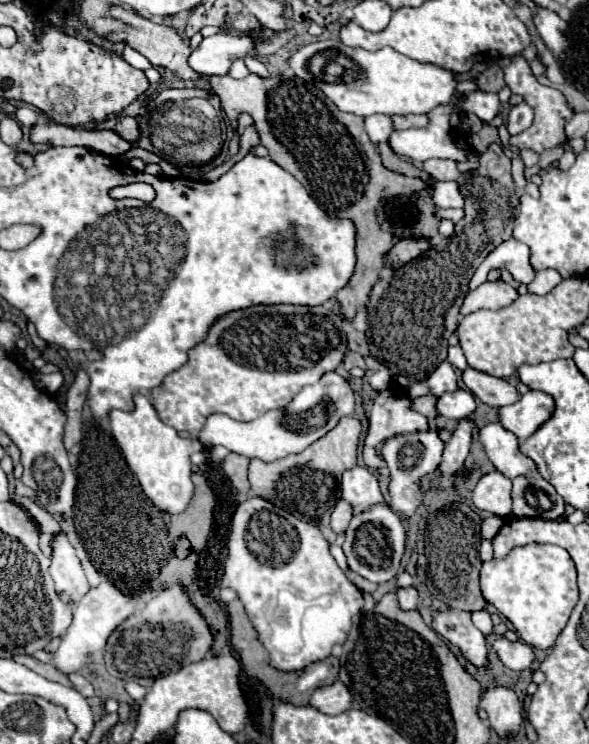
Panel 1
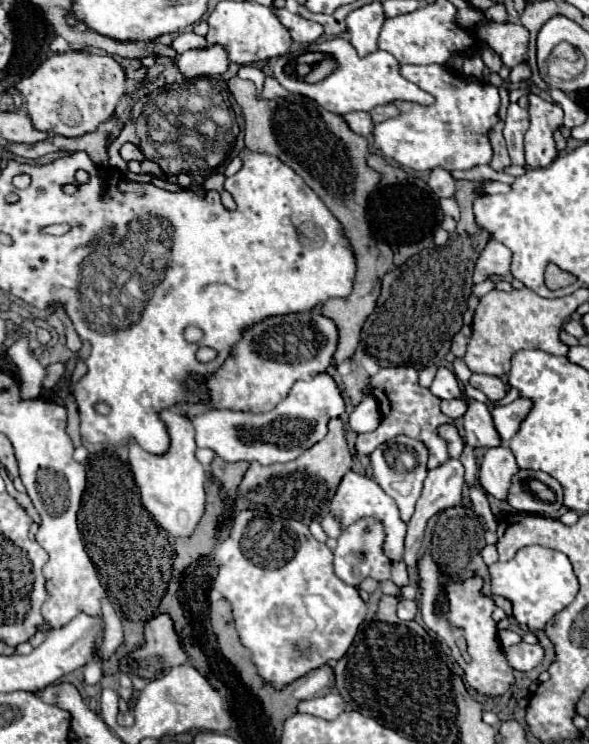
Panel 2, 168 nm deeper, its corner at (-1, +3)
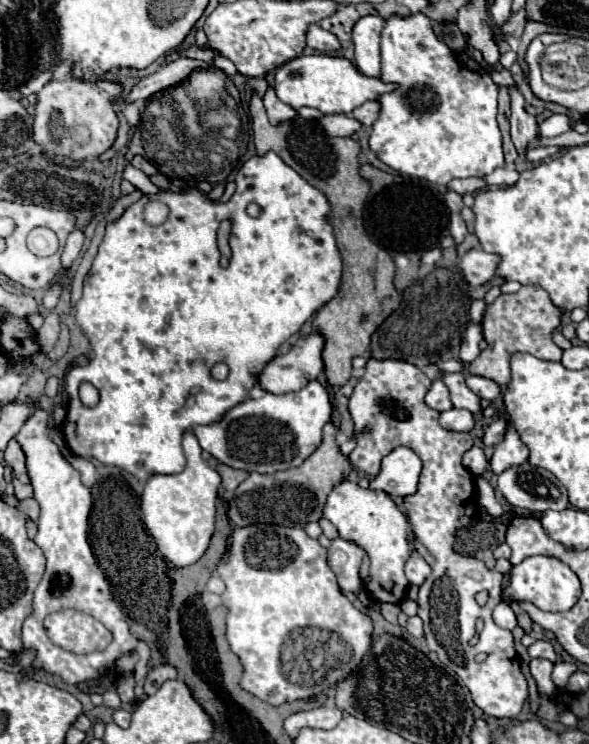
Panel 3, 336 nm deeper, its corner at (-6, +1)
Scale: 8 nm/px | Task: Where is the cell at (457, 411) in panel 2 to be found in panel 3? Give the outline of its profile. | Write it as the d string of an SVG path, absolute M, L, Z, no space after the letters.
M448 409L440 413L440 425L452 431L470 431L474 427L474 415L466 409Z

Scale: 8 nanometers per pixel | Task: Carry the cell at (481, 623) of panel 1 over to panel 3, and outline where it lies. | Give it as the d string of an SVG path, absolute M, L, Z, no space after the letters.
M504 601L494 609L494 621L496 621L500 627L504 627L504 629L514 629L514 627L516 627L516 617L514 617L510 605L504 603Z

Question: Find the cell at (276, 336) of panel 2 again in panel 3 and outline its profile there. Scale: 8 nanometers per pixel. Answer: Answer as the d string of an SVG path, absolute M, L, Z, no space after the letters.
M312 331L310 335L294 335L290 339L290 347L286 351L280 351L274 359L270 359L264 369L258 375L258 385L274 395L286 395L300 391L306 387L312 379L316 379L324 371L324 361L322 361L322 349L324 349L324 337L318 331Z

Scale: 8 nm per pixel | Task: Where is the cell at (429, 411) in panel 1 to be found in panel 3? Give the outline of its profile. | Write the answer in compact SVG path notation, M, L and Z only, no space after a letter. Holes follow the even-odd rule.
M370 359L366 363L362 379L354 387L354 393L350 395L350 413L354 419L354 431L358 433L358 445L350 453L350 461L352 461L354 469L360 469L360 471L368 473L370 477L374 477L374 473L378 473L378 469L380 469L380 459L398 445L406 445L420 455L424 467L420 473L418 493L414 497L406 497L404 505L408 511L408 521L414 531L412 545L424 557L424 561L432 567L432 573L420 585L420 597L418 597L418 615L424 621L424 635L426 635L428 647L438 655L438 659L446 671L458 675L464 681L464 685L470 689L472 701L486 715L516 717L522 711L522 705L528 697L528 685L520 671L520 661L518 661L518 655L514 649L512 633L508 629L498 627L492 621L492 611L502 599L500 591L502 591L504 575L486 569L486 565L482 565L482 561L478 561L474 557L462 557L452 549L456 529L472 525L474 515L476 515L476 509L474 509L478 503L476 481L474 481L474 475L470 475L470 471L462 465L462 455L472 447L472 437L470 437L470 433L458 433L458 431L448 431L448 429L440 427L440 423L438 423L440 413L436 409L430 409L424 403L424 395L428 393L430 385L432 385L432 381L416 365L410 365L406 361ZM478 591L488 591L488 601L484 607L478 607L478 603L474 601L474 595ZM478 619L482 619L484 625L478 633L478 643L472 645L470 639L476 633ZM478 653L486 653L486 659L482 663L476 663L476 659L474 659Z

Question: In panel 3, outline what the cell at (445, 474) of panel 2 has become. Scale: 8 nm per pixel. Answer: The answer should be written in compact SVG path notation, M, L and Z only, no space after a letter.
M412 549L406 561L406 577L412 585L422 585L422 581L430 575L430 565Z

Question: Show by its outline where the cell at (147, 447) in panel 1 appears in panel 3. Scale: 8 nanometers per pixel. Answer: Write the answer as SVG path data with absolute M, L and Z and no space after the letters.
M192 431L184 433L184 453L186 467L174 475L152 473L142 491L142 519L154 537L158 551L176 567L186 567L196 563L202 553L208 549L214 515L216 515L216 497L220 487L220 475L208 467L202 459L202 447Z

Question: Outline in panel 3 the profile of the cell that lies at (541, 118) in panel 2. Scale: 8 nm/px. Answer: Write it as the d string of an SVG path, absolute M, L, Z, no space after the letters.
M532 147L532 149L528 151L528 161L530 161L530 163L540 163L540 161L544 161L544 159L554 157L558 151L560 151L558 147Z

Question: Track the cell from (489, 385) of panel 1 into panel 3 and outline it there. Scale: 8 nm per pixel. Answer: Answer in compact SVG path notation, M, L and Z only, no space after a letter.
M468 375L466 377L466 383L468 387L482 399L488 399L488 401L494 401L498 395L500 395L500 387L498 383L494 383L492 379L486 379L486 377L478 377L478 375Z

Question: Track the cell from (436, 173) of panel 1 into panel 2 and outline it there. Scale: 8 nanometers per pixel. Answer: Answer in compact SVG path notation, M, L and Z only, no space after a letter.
M433 169L429 175L429 187L437 197L453 197L455 193L455 179L445 169Z

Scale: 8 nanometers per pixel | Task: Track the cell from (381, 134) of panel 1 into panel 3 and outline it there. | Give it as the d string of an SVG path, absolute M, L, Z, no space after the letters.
M324 115L320 119L320 125L324 127L326 133L340 135L340 137L354 135L356 131L362 129L362 123L358 119L354 119L352 115Z

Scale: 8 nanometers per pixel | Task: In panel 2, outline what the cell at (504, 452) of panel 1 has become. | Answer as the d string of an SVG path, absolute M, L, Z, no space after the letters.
M461 391L461 401L467 403L467 413L463 415L465 419L465 437L467 445L471 447L497 447L501 445L501 439L493 427L491 411L485 403L479 403Z

